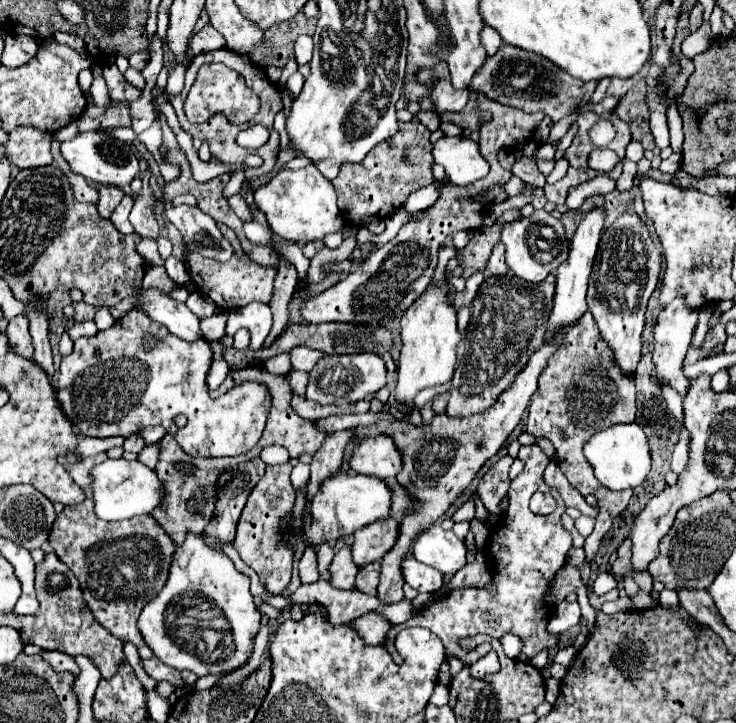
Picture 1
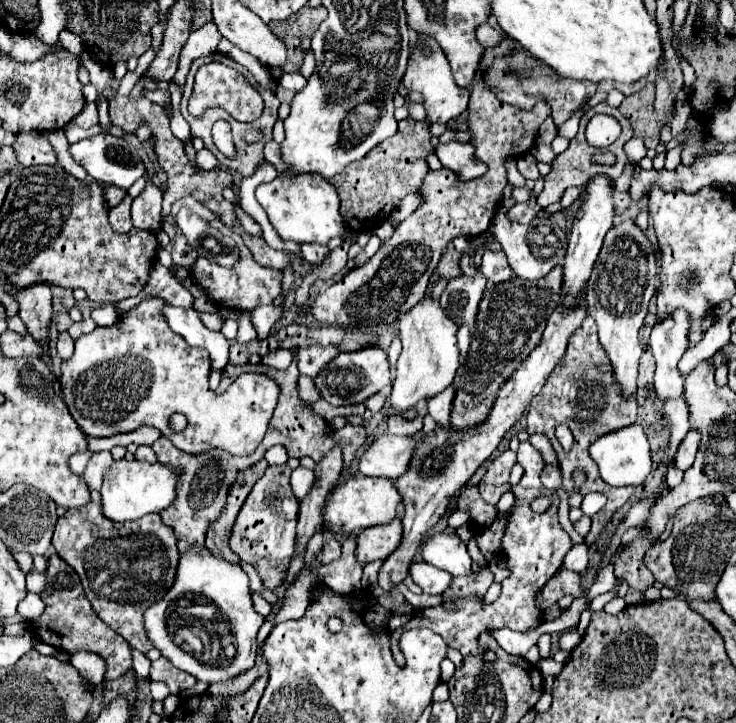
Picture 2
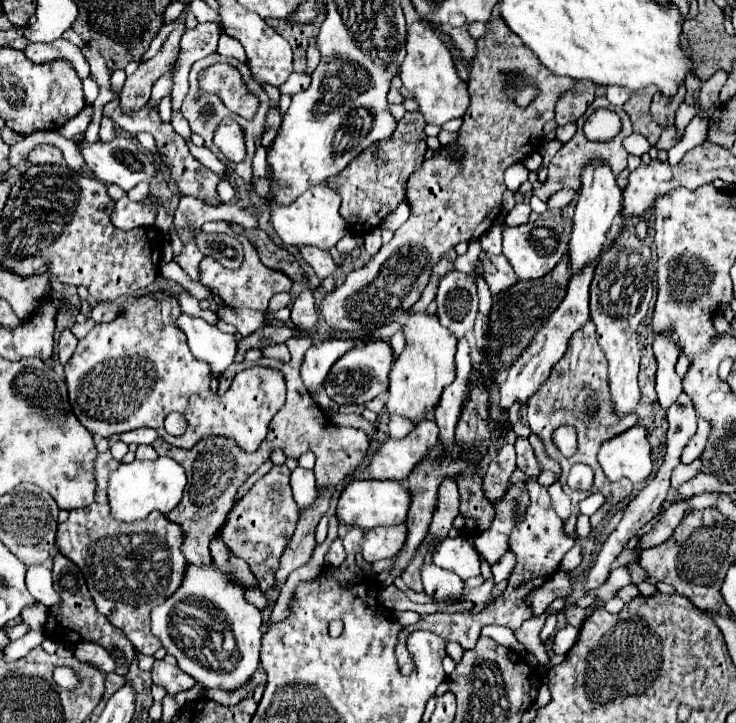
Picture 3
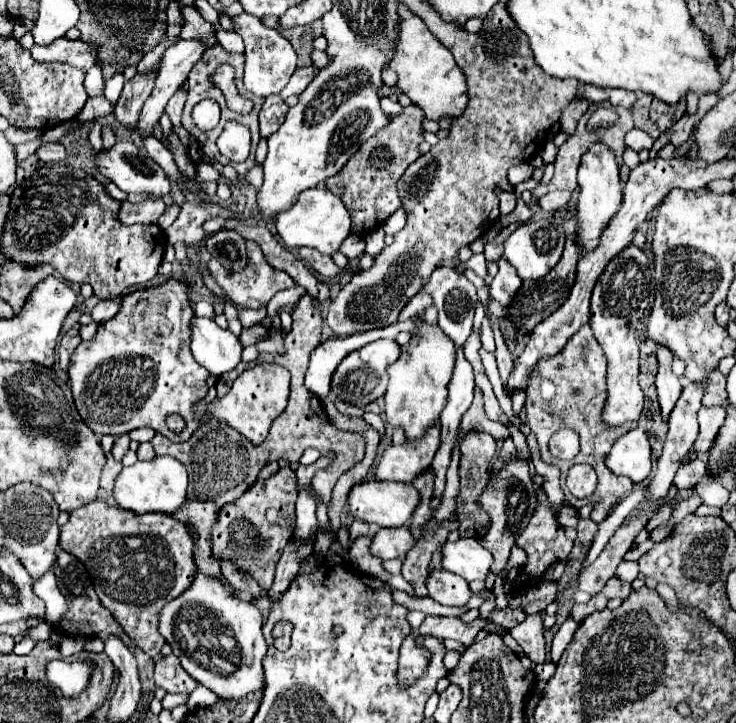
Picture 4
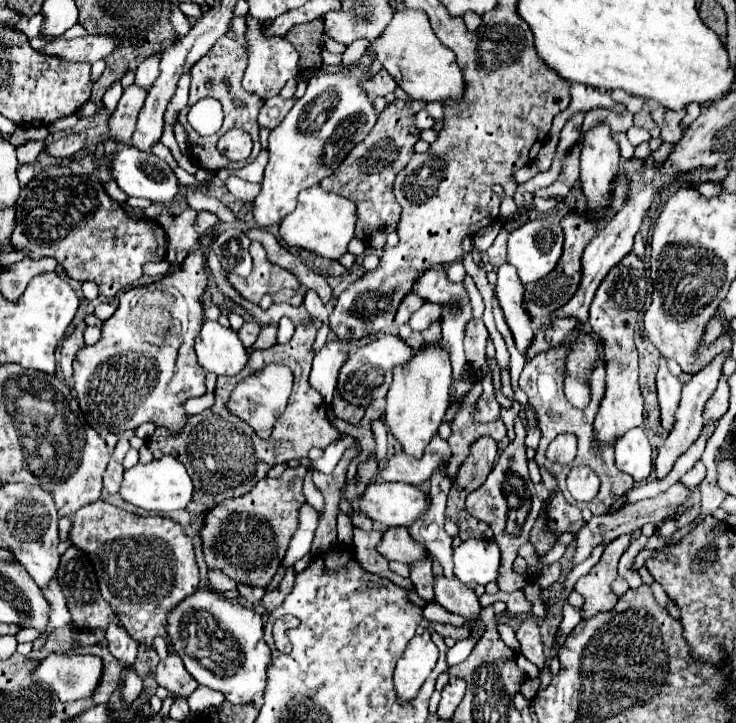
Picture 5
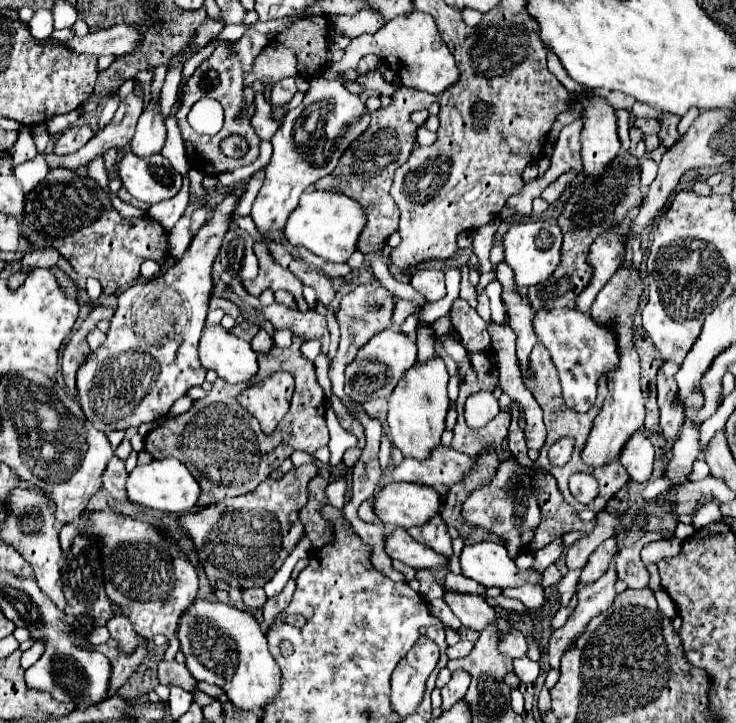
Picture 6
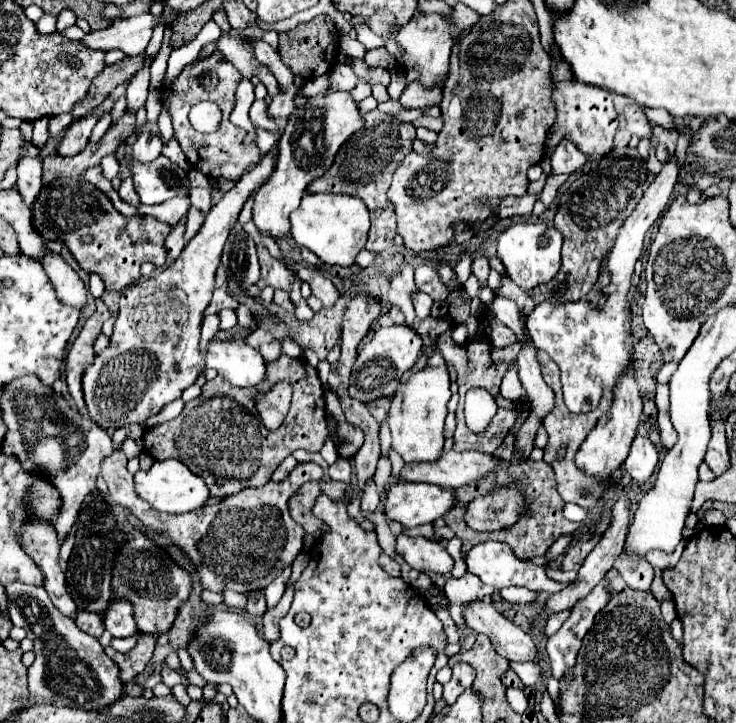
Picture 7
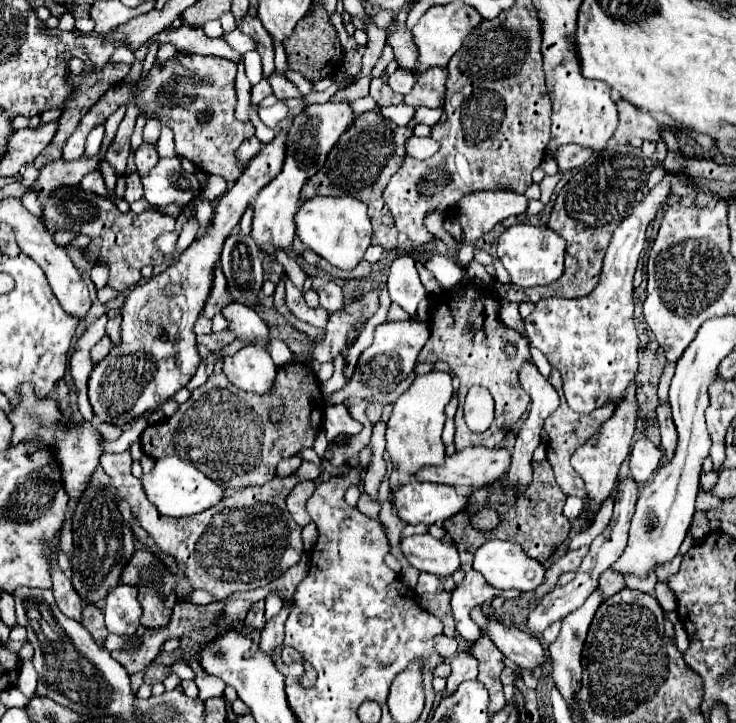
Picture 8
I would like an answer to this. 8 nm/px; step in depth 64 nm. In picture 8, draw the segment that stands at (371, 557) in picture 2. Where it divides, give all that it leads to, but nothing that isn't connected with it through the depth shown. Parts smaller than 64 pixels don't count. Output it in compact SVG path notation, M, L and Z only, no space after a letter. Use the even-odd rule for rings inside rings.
M430 534L402 538L400 544L406 560L420 572L430 572L440 578L452 576L460 570L460 558L454 542L432 538Z

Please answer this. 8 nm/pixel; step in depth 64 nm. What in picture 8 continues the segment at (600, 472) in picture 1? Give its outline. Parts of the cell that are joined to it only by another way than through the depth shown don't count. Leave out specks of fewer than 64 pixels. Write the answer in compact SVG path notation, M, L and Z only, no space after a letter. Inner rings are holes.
M638 440L632 446L632 456L630 456L630 472L632 478L640 484L648 482L656 468L660 466L662 460L662 450L654 446L650 440Z

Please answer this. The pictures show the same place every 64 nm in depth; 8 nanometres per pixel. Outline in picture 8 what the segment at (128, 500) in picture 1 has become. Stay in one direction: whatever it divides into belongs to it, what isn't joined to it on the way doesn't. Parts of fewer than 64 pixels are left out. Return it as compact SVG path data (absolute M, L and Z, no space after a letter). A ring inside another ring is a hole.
M178 456L158 460L154 464L154 468L148 474L144 474L142 484L144 484L144 490L148 494L148 500L152 504L156 504L156 508L162 514L176 516L176 518L204 512L204 508L212 508L214 504L218 504L226 496L226 488L220 482L210 480L196 466L180 460Z

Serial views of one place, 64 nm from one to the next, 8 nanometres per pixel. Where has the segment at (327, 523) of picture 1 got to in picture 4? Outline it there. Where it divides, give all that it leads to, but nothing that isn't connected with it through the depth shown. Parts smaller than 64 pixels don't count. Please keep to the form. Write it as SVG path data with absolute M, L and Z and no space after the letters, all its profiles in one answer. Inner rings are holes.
M370 480L360 486L354 486L348 498L348 506L352 516L364 520L364 522L374 522L384 528L398 528L398 526L410 526L410 518L414 510L420 504L420 492L412 484L396 484L396 482L378 482Z

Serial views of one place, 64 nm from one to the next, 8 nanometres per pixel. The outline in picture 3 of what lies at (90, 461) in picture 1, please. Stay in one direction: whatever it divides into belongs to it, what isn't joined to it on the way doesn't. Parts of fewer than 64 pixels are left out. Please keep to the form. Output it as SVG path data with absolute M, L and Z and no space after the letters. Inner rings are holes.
M104 452L104 454L100 454L100 456L96 458L96 472L94 472L94 474L96 474L98 490L106 490L108 478L110 478L110 474L112 474L118 466L120 466L120 462L116 462L110 452Z

